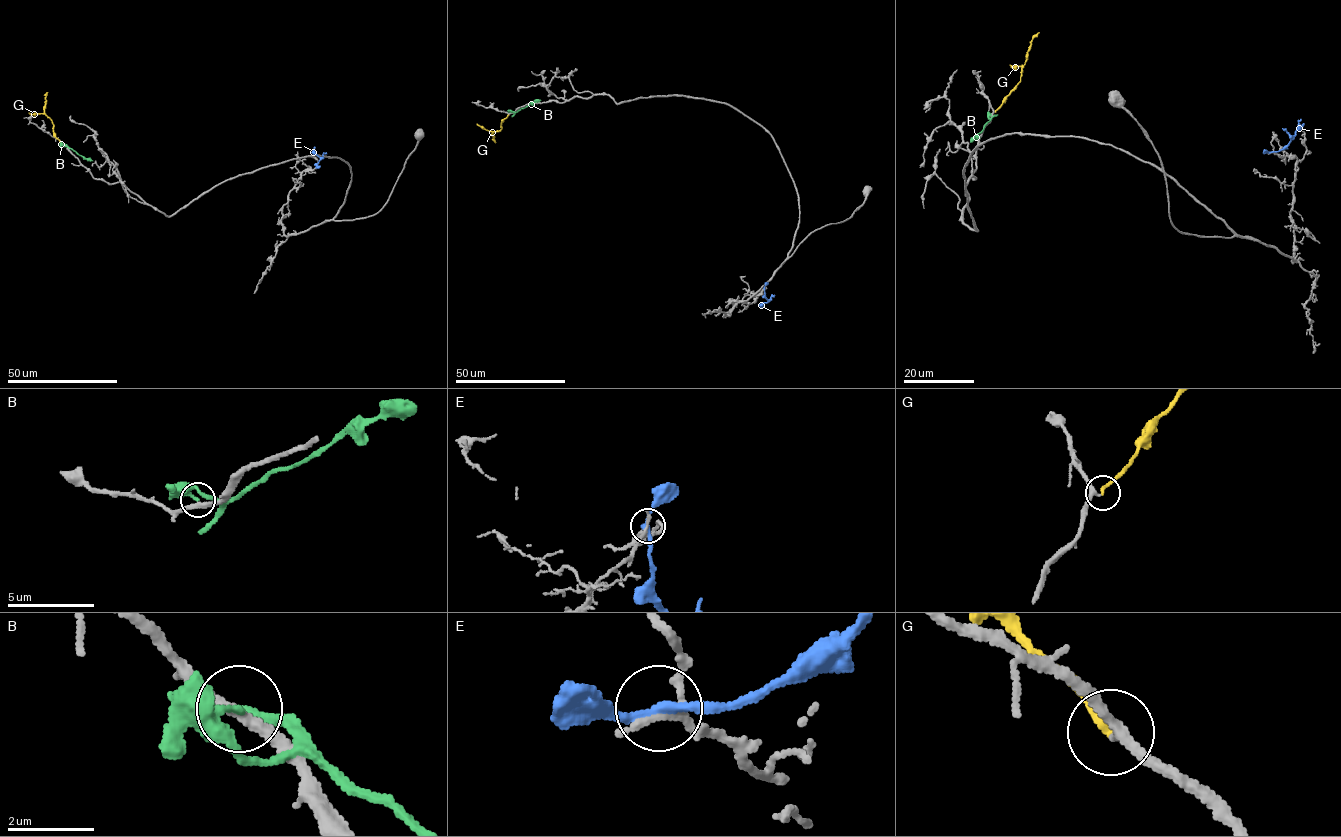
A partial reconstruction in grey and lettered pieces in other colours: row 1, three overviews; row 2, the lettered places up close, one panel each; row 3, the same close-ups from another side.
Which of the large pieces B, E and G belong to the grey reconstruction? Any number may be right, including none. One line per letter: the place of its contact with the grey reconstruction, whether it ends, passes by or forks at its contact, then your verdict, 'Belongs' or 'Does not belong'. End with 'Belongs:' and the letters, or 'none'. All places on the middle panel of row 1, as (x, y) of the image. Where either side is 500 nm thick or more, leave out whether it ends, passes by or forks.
B: Touches grey at (511, 112). It ends there. Does not belong
E: Touches grey at (764, 287). It passes by. Does not belong
G: Touches grey at (508, 115). It ends there. Belongs
Belongs: G

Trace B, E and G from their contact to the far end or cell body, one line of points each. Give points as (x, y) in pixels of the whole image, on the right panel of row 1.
B: (991, 114), (988, 118), (991, 119), (971, 142)
E: (1271, 151), (1283, 150), (1299, 128), (1300, 119)
G: (995, 112), (1020, 81), (1030, 41), (1039, 32)

